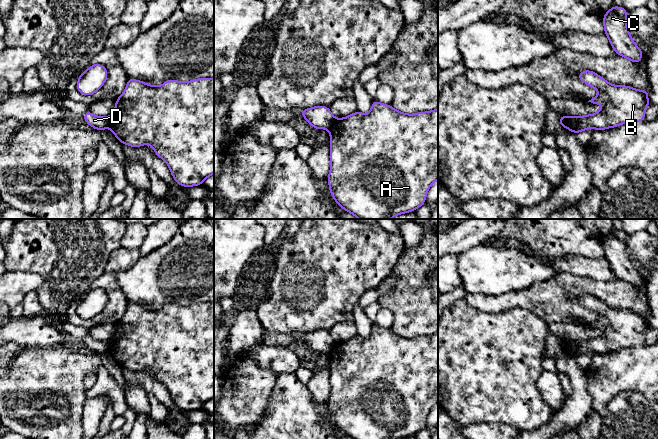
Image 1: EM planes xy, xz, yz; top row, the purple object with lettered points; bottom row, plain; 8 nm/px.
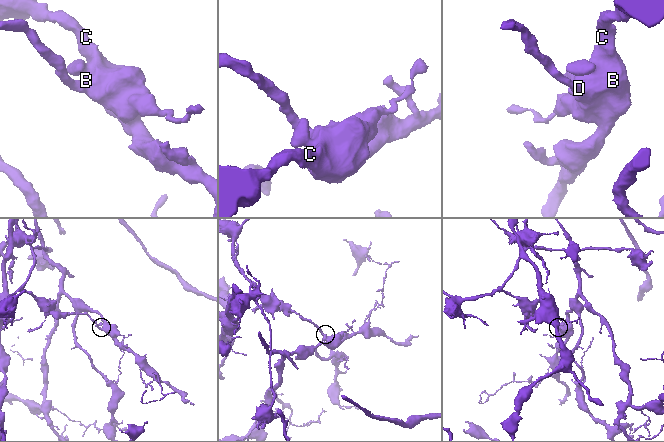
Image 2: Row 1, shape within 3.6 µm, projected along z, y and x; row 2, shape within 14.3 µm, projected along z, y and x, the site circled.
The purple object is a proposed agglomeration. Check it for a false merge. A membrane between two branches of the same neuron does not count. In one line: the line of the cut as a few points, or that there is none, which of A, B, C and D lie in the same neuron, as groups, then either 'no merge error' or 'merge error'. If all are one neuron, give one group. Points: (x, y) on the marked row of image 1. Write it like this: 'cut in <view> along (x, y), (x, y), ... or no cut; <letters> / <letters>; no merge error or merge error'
cut in xz along (334, 118), (334, 121), (328, 128); A B C / D; merge error

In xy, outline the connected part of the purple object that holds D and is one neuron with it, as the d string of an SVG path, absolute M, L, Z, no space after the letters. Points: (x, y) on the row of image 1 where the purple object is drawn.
M90 111L85 112L83 118L88 125L99 131L104 130L109 126L108 117L96 116Z

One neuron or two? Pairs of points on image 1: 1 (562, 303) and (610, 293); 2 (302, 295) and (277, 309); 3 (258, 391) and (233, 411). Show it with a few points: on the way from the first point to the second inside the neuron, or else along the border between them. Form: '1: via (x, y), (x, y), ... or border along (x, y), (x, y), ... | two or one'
1: via (569, 289), (596, 288) | one
2: via (296, 301), (287, 309), (283, 309) | one
3: via (252, 393), (239, 406) | one

